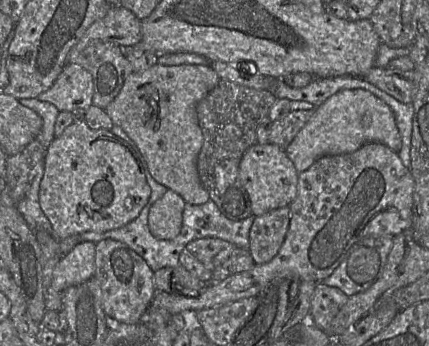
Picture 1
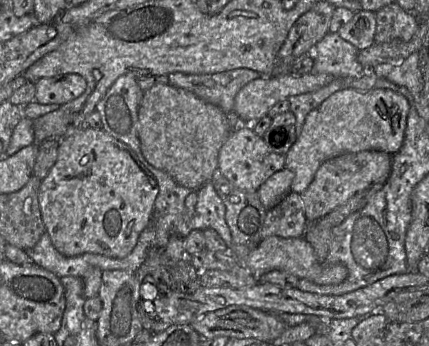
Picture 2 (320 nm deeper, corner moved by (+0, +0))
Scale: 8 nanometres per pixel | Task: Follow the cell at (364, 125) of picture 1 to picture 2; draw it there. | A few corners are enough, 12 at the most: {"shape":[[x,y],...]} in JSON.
{"shape":[[346,88],[308,114],[285,156],[300,195],[320,165],[397,153],[409,102]]}

